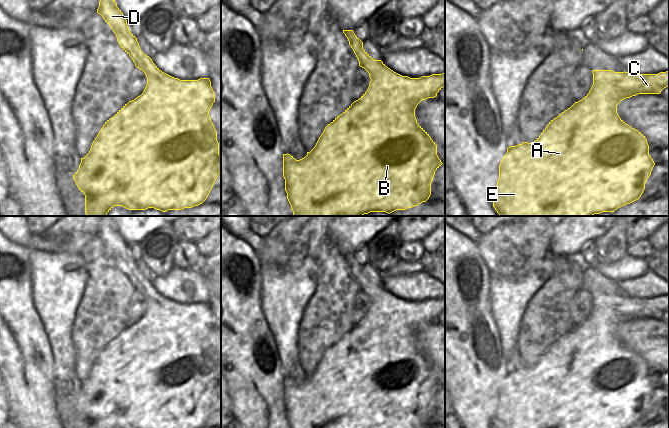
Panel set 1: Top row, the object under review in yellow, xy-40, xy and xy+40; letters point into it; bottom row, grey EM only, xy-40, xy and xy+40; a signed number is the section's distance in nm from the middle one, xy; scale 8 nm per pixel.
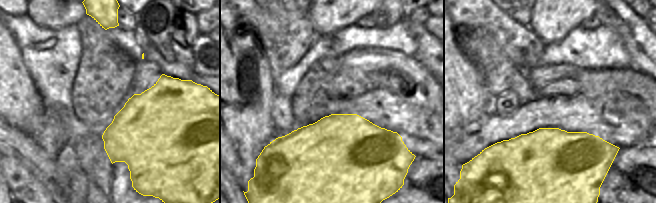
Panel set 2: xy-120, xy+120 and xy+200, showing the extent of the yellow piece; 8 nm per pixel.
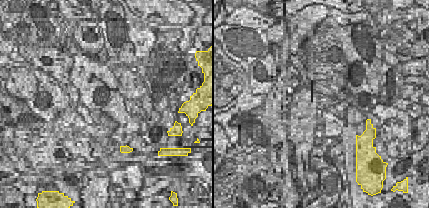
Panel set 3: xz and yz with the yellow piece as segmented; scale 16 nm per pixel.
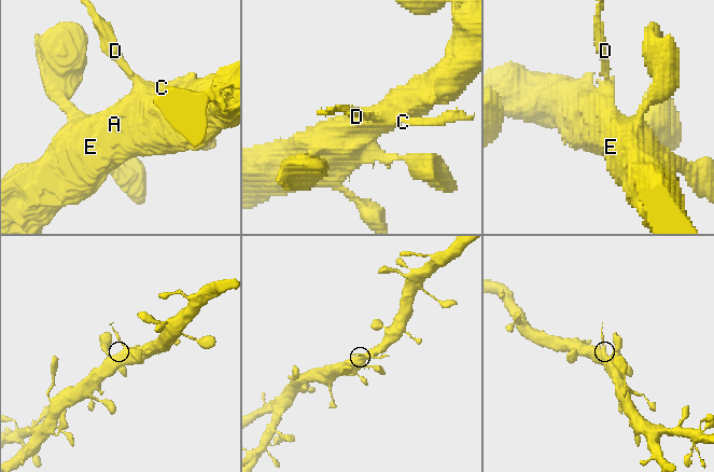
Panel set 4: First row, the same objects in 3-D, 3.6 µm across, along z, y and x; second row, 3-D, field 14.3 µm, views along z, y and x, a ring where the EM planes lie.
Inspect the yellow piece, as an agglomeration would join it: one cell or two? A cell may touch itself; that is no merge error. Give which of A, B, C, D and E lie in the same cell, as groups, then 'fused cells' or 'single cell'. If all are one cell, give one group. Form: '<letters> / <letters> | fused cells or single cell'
A B C D E | single cell

